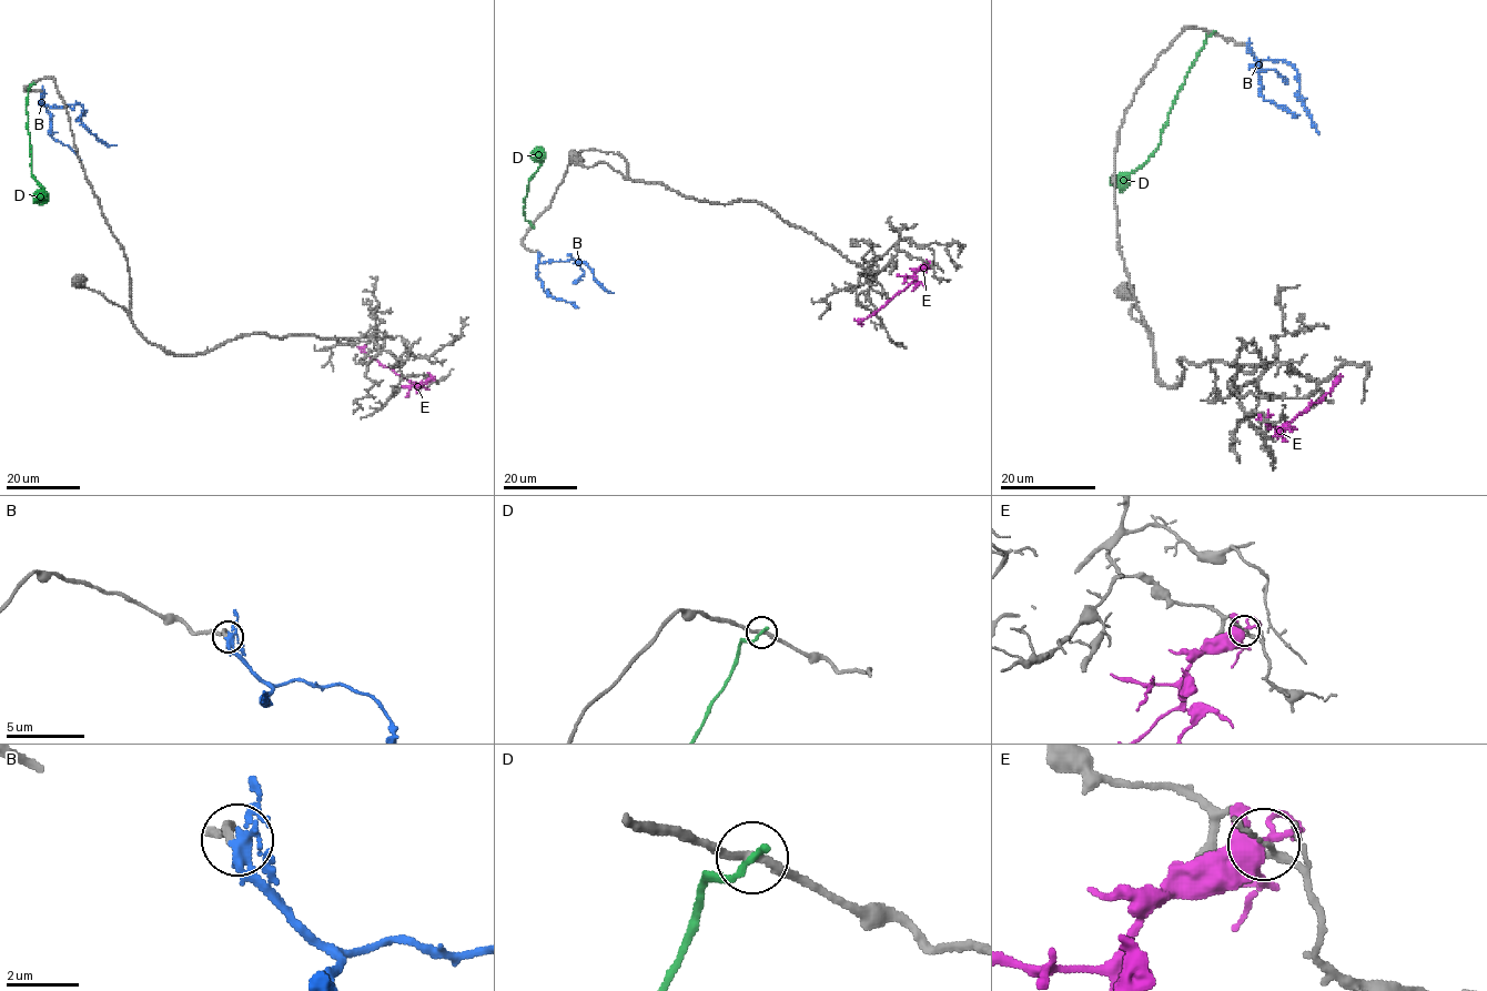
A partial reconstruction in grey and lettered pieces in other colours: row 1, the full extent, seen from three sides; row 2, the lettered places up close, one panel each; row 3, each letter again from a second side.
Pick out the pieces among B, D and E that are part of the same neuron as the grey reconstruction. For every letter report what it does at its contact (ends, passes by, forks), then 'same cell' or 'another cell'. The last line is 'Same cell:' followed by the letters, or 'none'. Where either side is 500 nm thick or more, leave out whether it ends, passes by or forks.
B: it forks | same cell
D: it ends | another cell
E: it forks | another cell
Same cell: B

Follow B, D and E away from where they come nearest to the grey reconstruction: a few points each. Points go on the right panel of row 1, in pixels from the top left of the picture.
B: (1247, 46), (1261, 61), (1260, 64), (1256, 61), (1263, 98), (1300, 115)
D: (1212, 32), (1206, 37), (1167, 114), (1157, 149), (1113, 185)
E: (1263, 422), (1282, 426), (1290, 424), (1331, 392), (1337, 381), (1334, 375)

